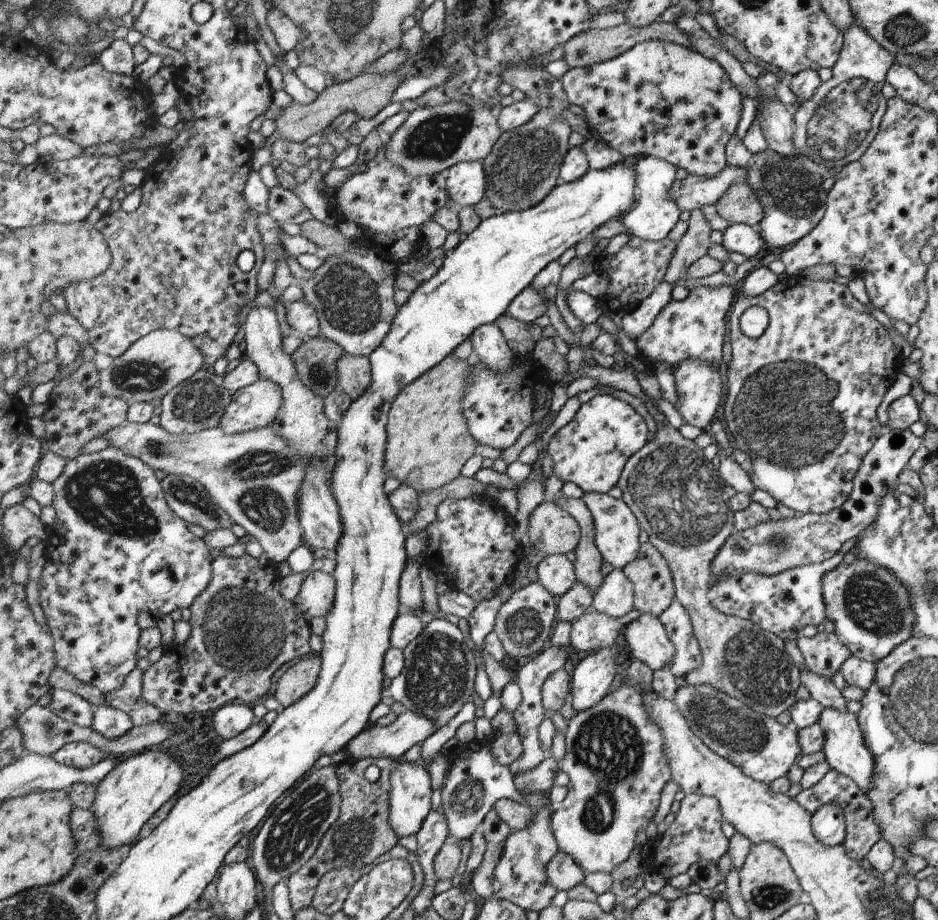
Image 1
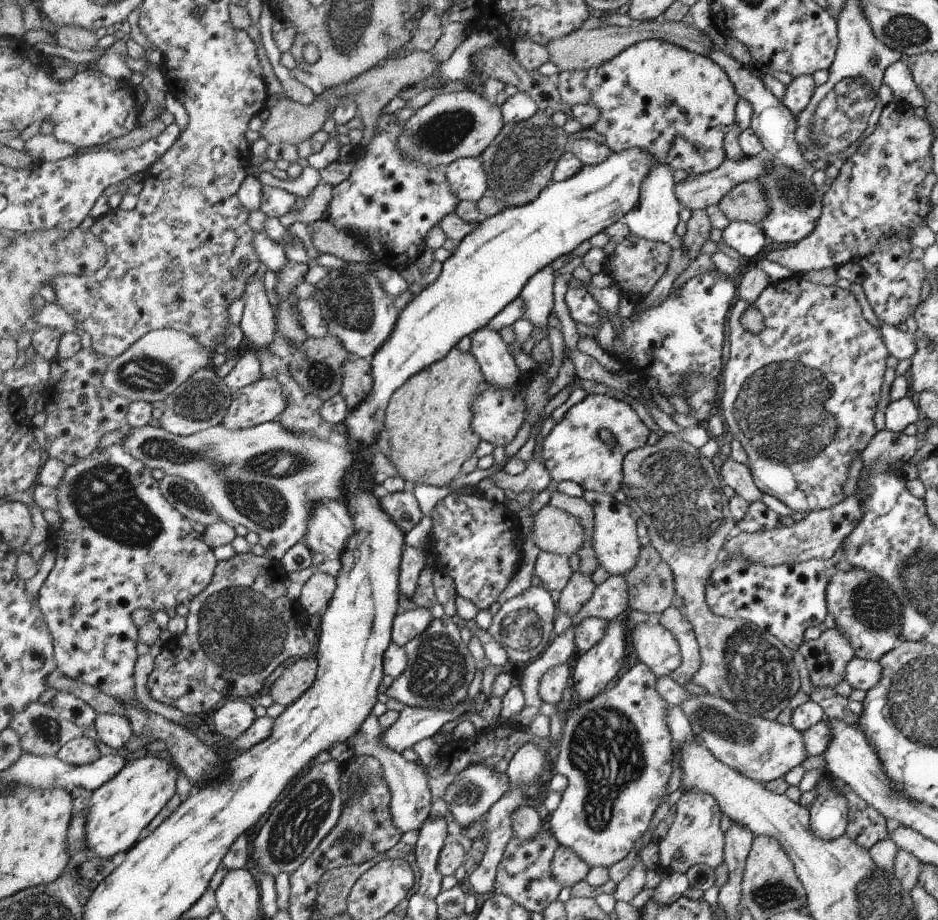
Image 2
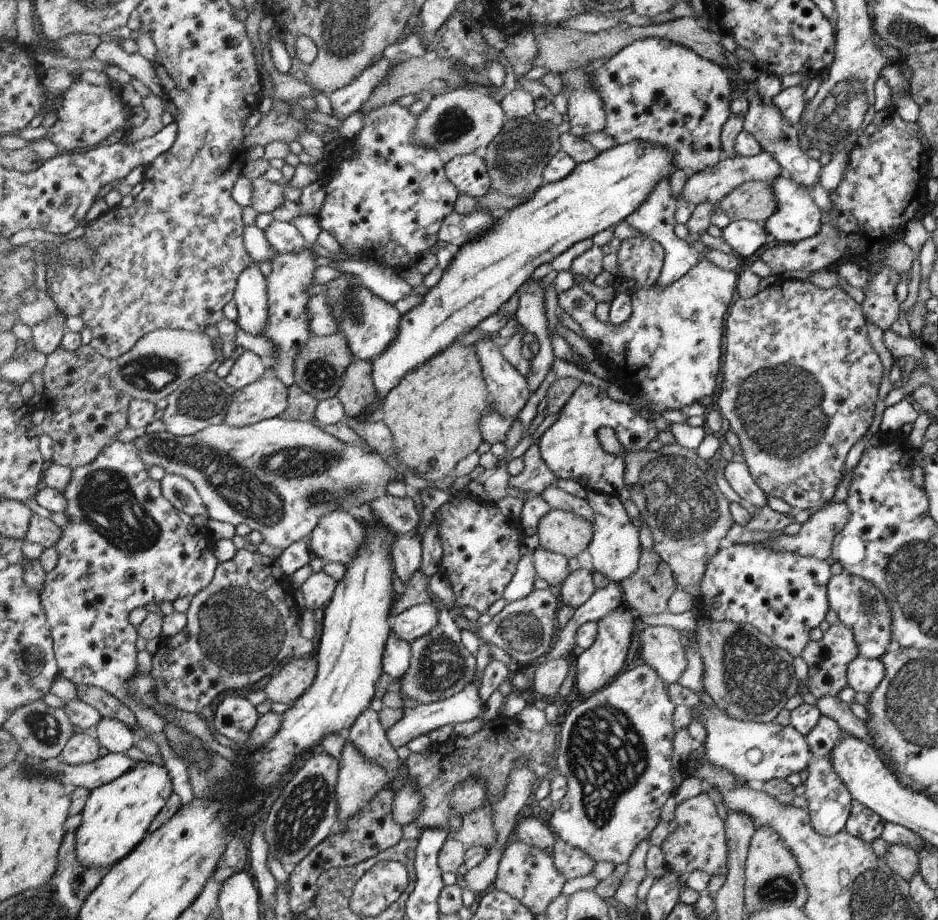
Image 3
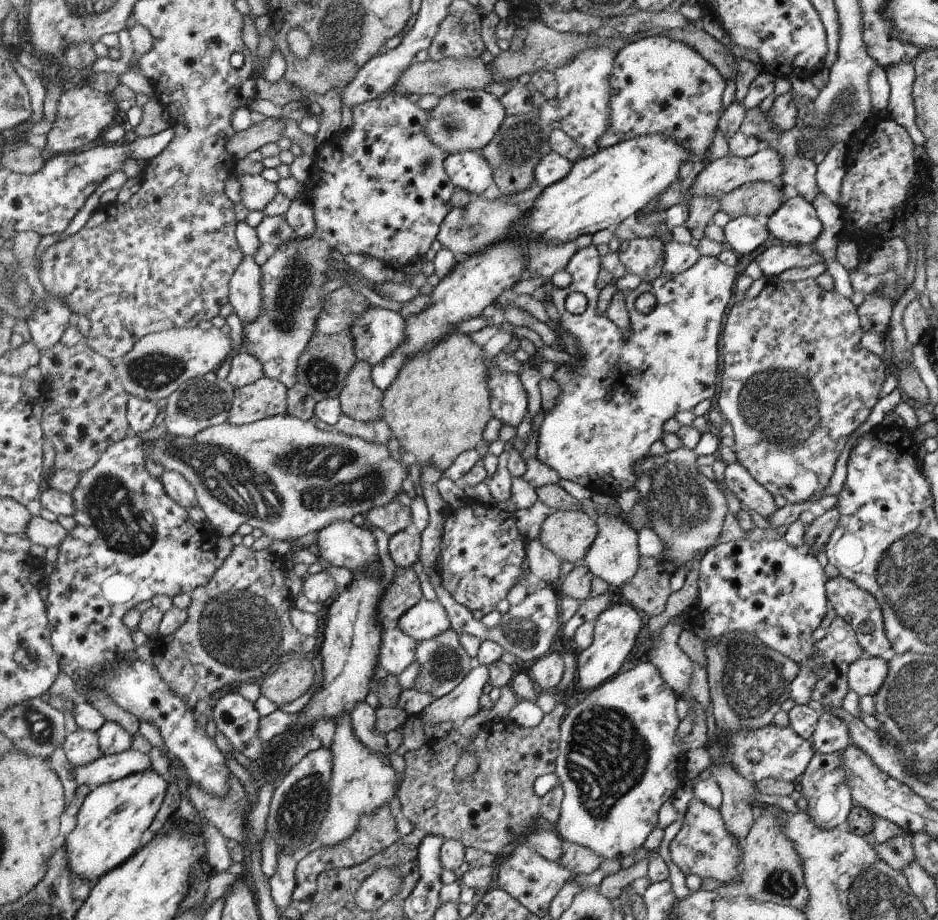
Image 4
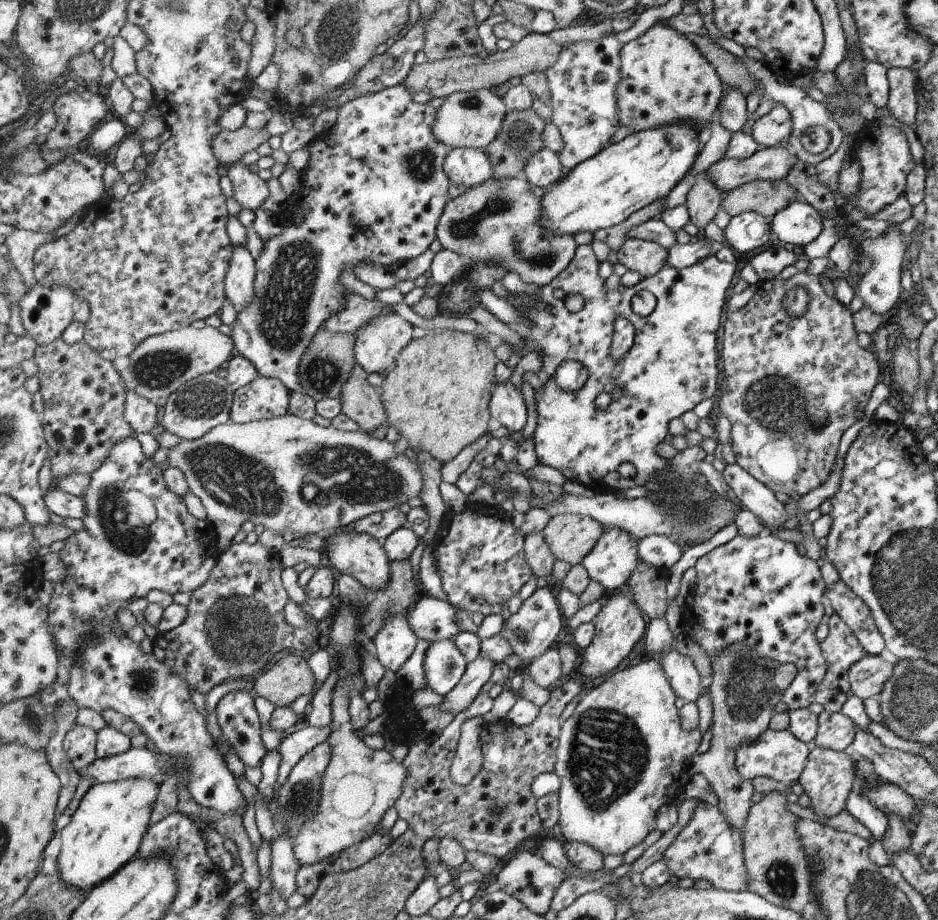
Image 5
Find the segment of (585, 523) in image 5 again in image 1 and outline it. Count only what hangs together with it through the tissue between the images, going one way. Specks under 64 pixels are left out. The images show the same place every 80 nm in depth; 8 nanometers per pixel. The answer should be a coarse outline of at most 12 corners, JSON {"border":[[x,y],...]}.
{"border":[[542,501],[529,516],[531,545],[548,555],[574,551],[581,525]]}

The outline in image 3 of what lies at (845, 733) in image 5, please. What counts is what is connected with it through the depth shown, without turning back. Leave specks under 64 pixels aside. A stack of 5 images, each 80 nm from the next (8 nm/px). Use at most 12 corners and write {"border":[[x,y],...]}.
{"border":[[830,717],[805,737],[814,758],[828,757],[844,732]]}

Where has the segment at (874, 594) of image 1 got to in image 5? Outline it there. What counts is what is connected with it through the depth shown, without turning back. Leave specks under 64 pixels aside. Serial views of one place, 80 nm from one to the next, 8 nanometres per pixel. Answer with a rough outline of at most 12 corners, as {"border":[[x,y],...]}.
{"border":[[842,579],[826,596],[866,654],[886,640],[866,601]]}

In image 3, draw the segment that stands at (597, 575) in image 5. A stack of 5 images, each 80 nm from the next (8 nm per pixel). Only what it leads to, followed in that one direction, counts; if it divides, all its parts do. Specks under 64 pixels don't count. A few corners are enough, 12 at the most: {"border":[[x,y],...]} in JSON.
{"border":[[594,490],[593,571],[620,584],[637,571],[639,529],[618,497]]}

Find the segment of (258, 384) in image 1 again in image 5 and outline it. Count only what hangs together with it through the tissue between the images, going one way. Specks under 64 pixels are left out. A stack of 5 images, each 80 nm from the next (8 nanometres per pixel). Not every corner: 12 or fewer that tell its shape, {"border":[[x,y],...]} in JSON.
{"border":[[259,376],[237,388],[235,423],[289,412],[289,389],[280,379]]}

